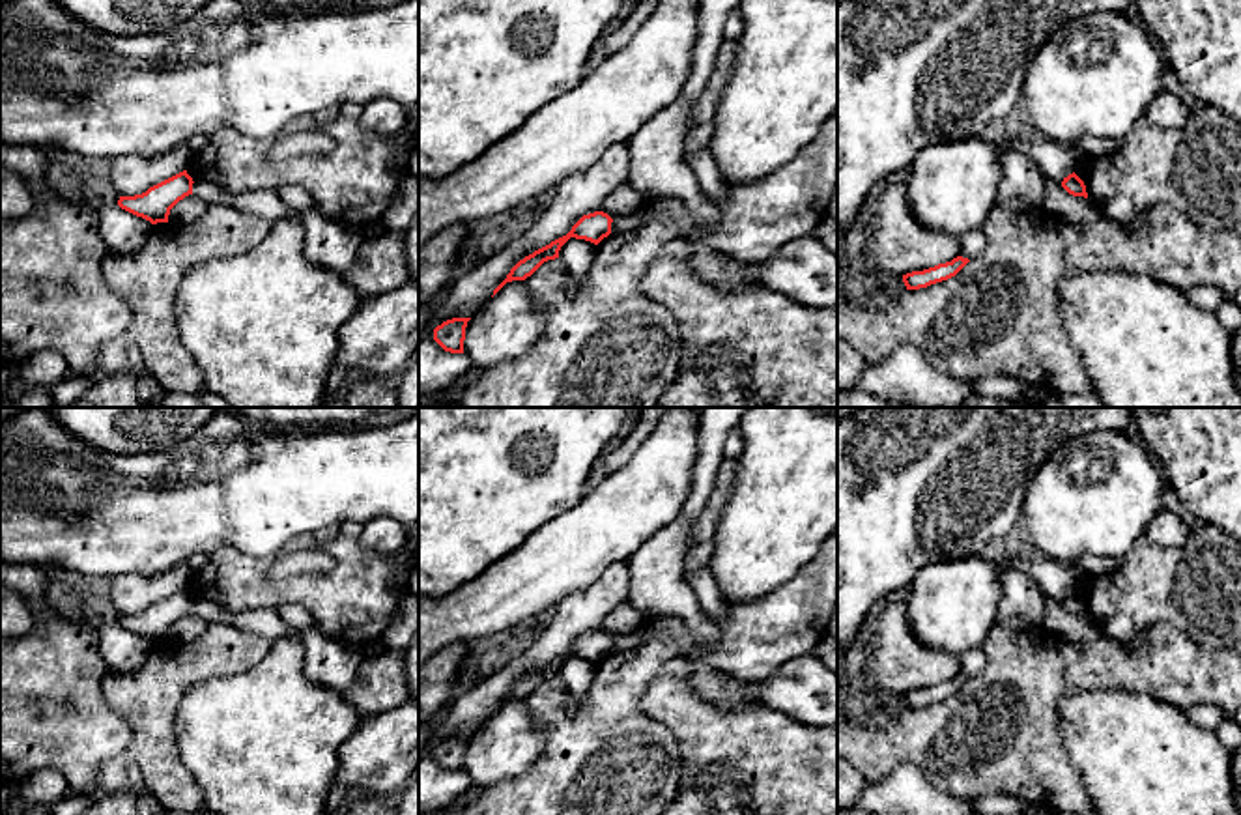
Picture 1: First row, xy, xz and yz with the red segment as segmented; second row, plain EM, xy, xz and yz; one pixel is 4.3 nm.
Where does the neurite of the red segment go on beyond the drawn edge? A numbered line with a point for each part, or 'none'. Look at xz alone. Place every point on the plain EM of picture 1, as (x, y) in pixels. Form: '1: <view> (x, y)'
1: xz (625, 642)

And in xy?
1: xy (264, 621)

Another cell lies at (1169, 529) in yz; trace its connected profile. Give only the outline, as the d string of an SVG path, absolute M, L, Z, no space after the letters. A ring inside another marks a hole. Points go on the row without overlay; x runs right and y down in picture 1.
M1163 510L1148 527L1146 535L1163 548L1185 548L1191 536L1191 525L1176 512Z

